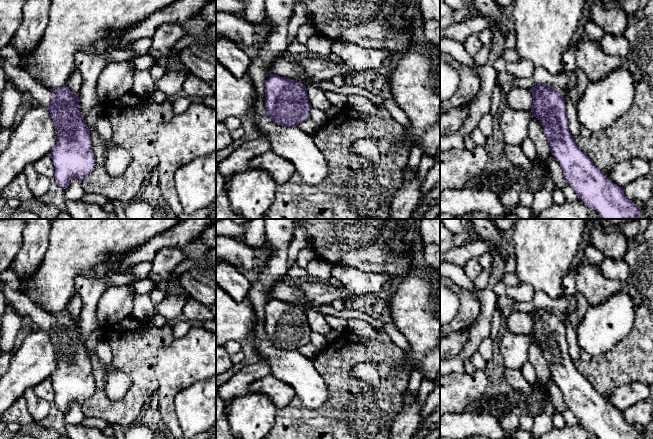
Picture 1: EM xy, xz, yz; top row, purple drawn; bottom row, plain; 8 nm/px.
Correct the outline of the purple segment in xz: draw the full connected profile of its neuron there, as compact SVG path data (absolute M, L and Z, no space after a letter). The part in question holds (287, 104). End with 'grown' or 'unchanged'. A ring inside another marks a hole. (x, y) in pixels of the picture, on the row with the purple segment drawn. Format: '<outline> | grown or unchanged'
M271 74L265 82L265 106L270 119L285 127L307 121L312 109L303 84L276 74Z | unchanged

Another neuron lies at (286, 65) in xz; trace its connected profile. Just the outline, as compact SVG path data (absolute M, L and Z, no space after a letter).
M289 53L277 57L269 68L271 74L297 80L303 76L303 70L298 65L297 57Z

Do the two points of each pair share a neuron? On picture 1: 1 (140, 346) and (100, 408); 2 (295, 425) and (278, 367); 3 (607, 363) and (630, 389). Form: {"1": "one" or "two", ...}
{"1": "one", "2": "two", "3": "two"}

